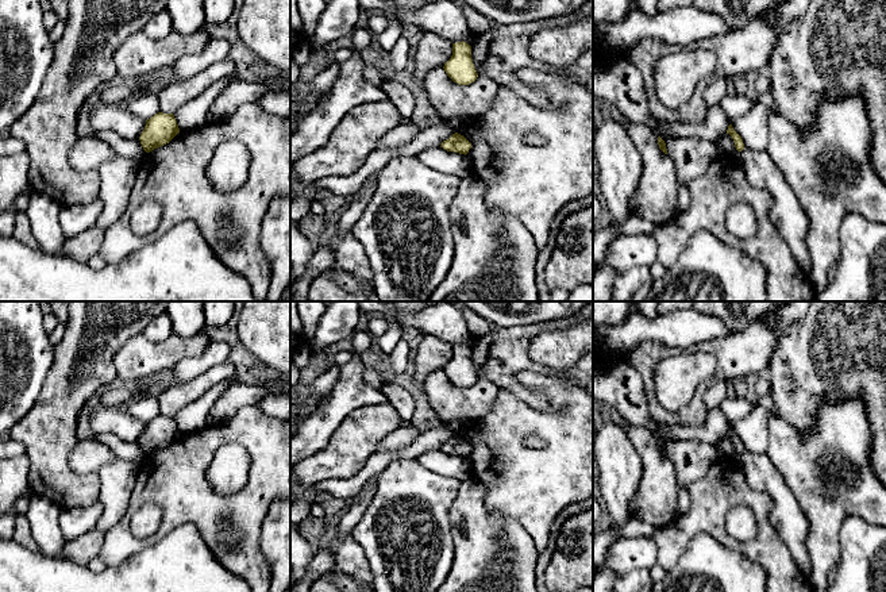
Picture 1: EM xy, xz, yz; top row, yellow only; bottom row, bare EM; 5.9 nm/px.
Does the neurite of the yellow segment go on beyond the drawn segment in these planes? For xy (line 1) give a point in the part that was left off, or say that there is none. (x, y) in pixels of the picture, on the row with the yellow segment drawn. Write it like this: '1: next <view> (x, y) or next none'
1: next none

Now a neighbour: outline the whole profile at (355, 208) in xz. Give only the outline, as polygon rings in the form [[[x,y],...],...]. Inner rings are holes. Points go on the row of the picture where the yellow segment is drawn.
[[[375,182],[363,187],[361,196],[348,204],[346,212],[340,216],[336,223],[339,234],[350,231],[353,226],[358,222],[367,204],[370,203],[374,189]]]

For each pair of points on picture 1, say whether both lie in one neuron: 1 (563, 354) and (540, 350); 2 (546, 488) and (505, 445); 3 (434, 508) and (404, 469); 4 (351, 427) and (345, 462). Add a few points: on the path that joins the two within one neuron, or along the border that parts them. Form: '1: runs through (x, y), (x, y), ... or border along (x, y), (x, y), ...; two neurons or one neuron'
1: runs through (558, 350), (546, 350); one neuron
2: runs through (535, 477), (513, 456); one neuron
3: runs through (424, 499), (404, 479); one neuron
4: runs through (351, 435), (351, 444), (345, 454); one neuron

